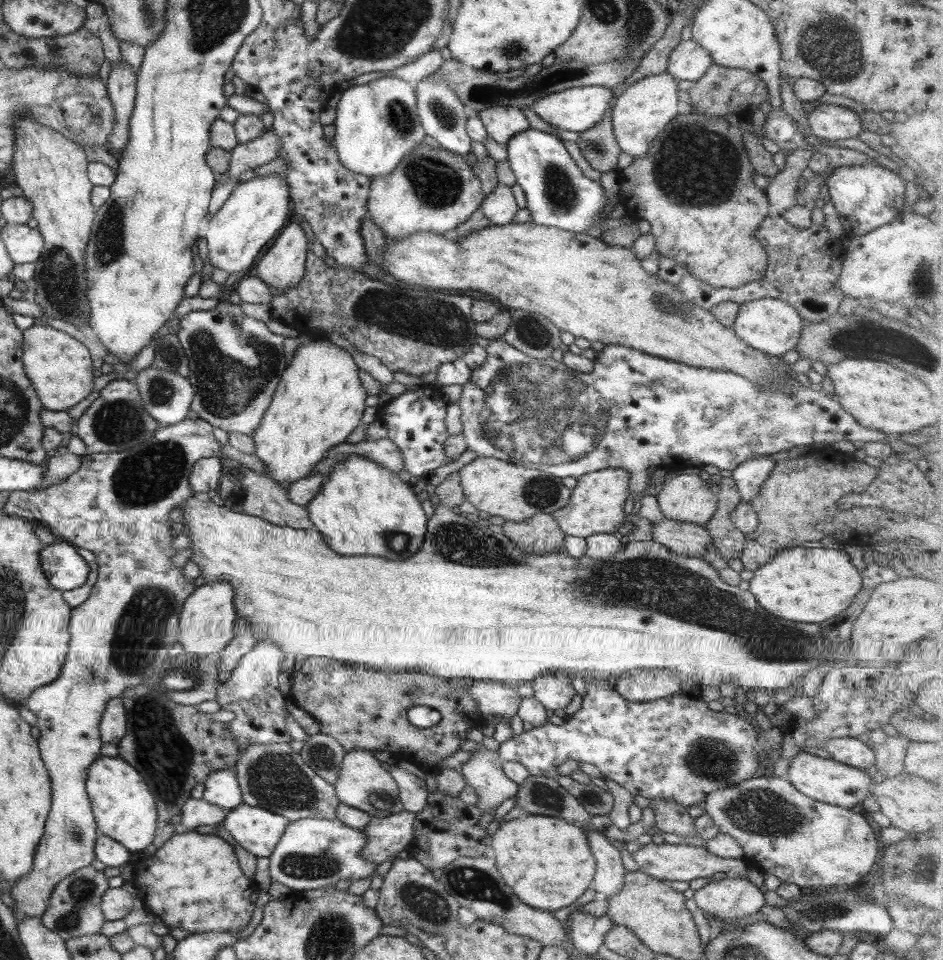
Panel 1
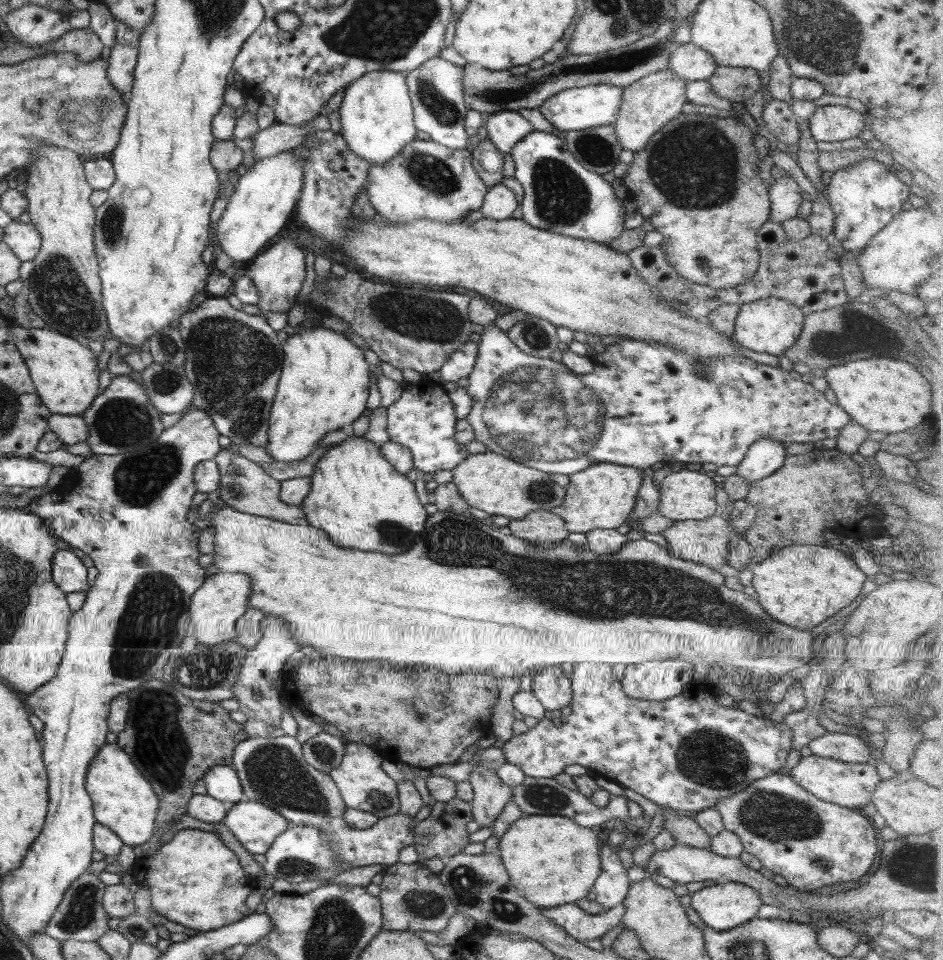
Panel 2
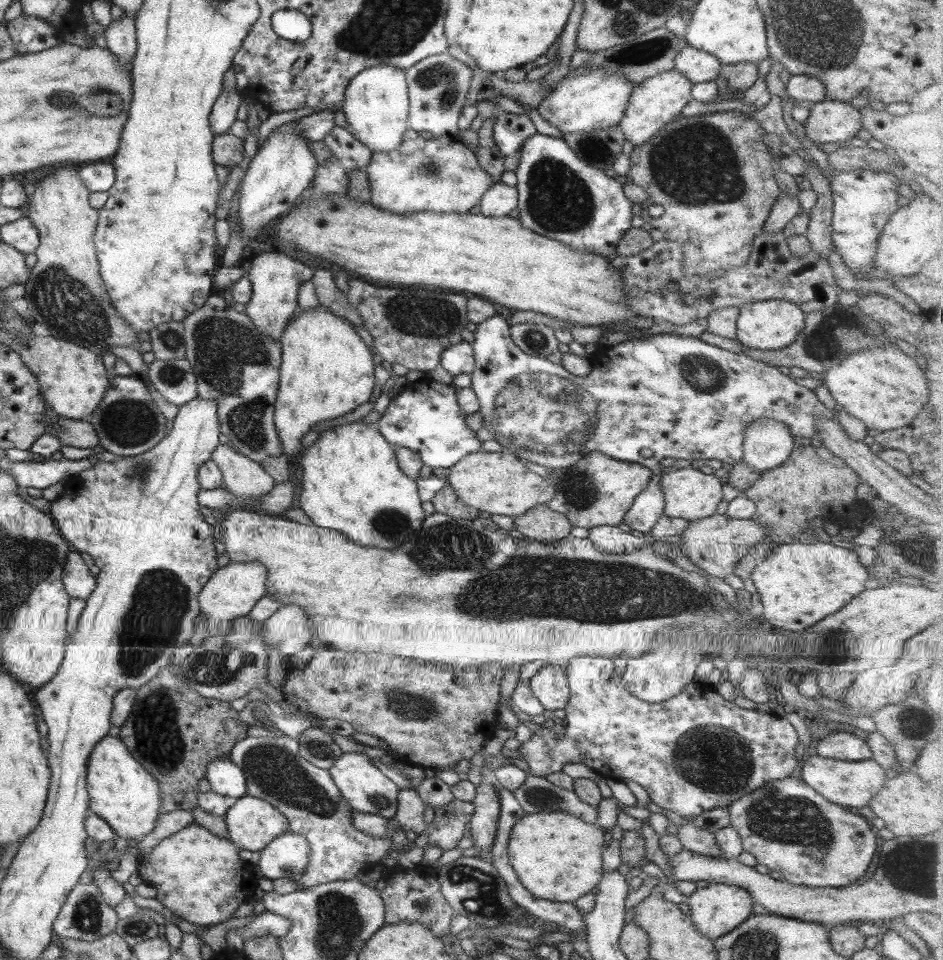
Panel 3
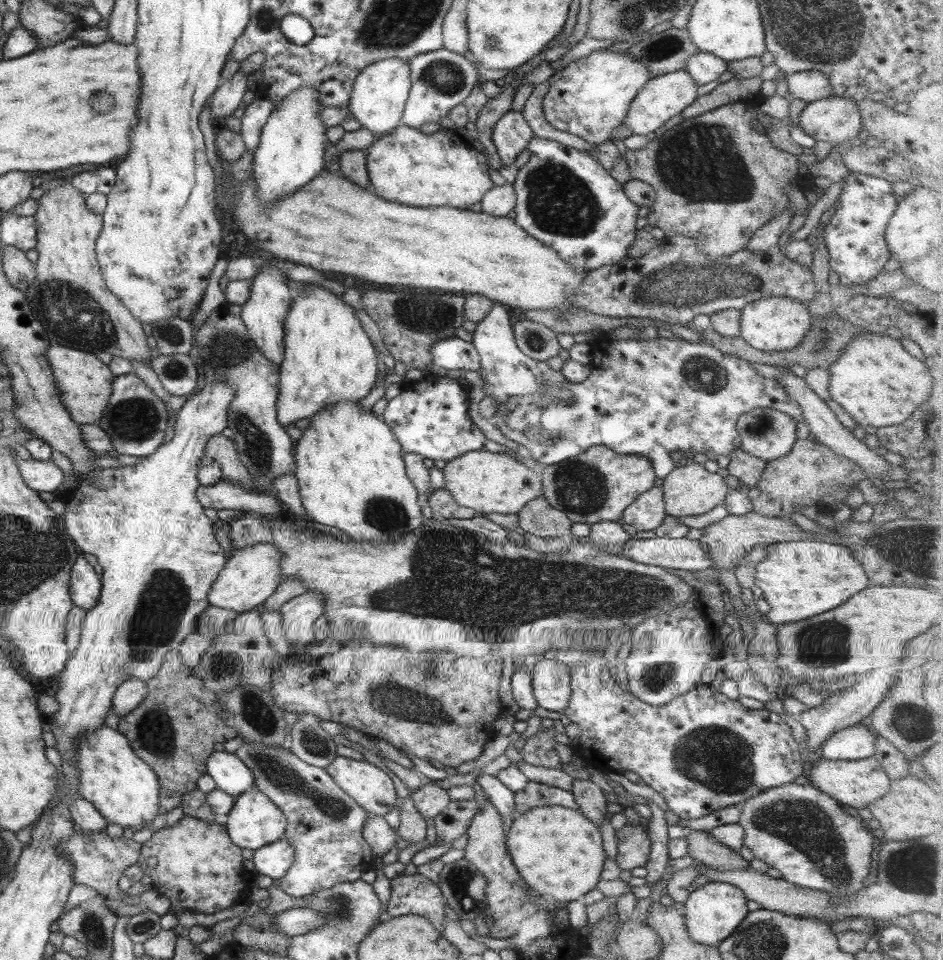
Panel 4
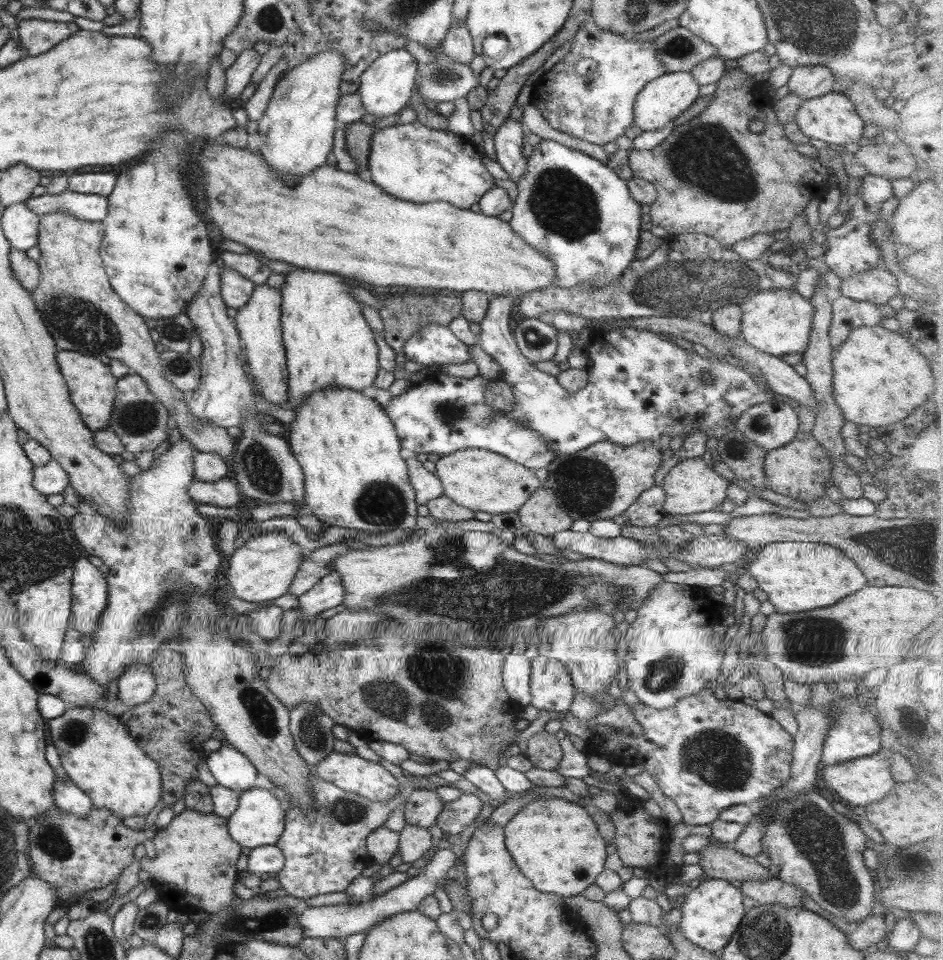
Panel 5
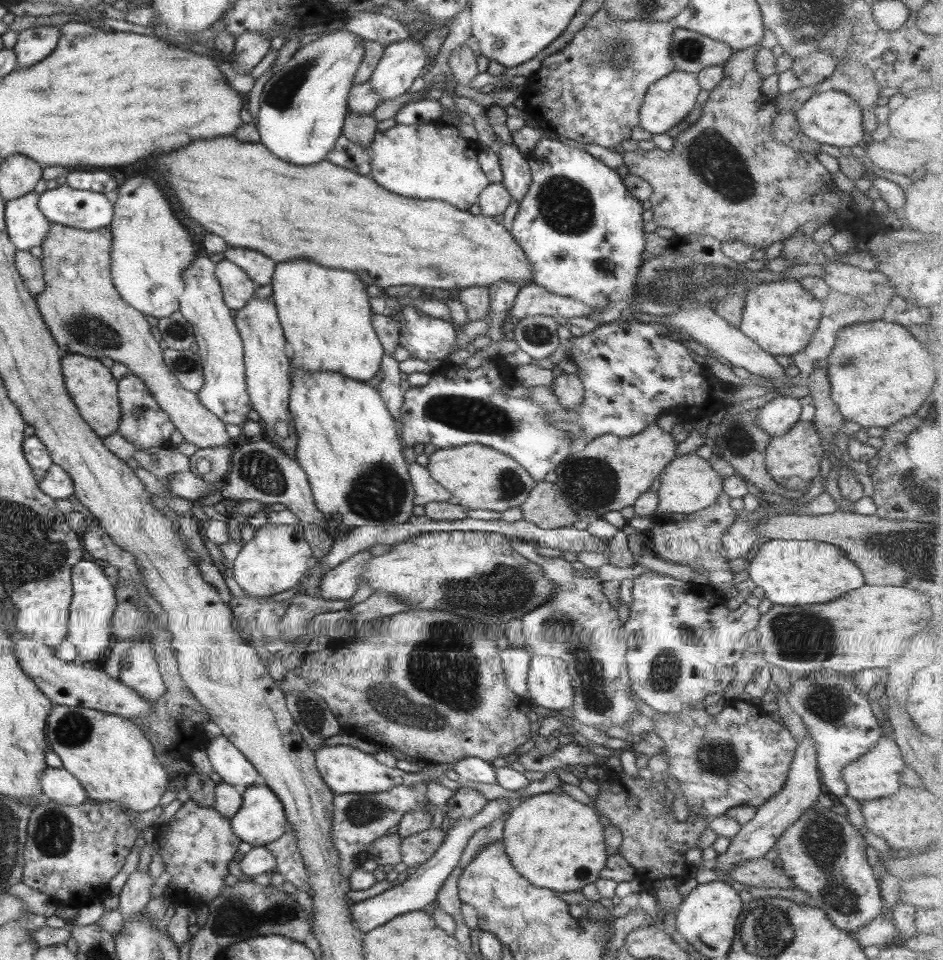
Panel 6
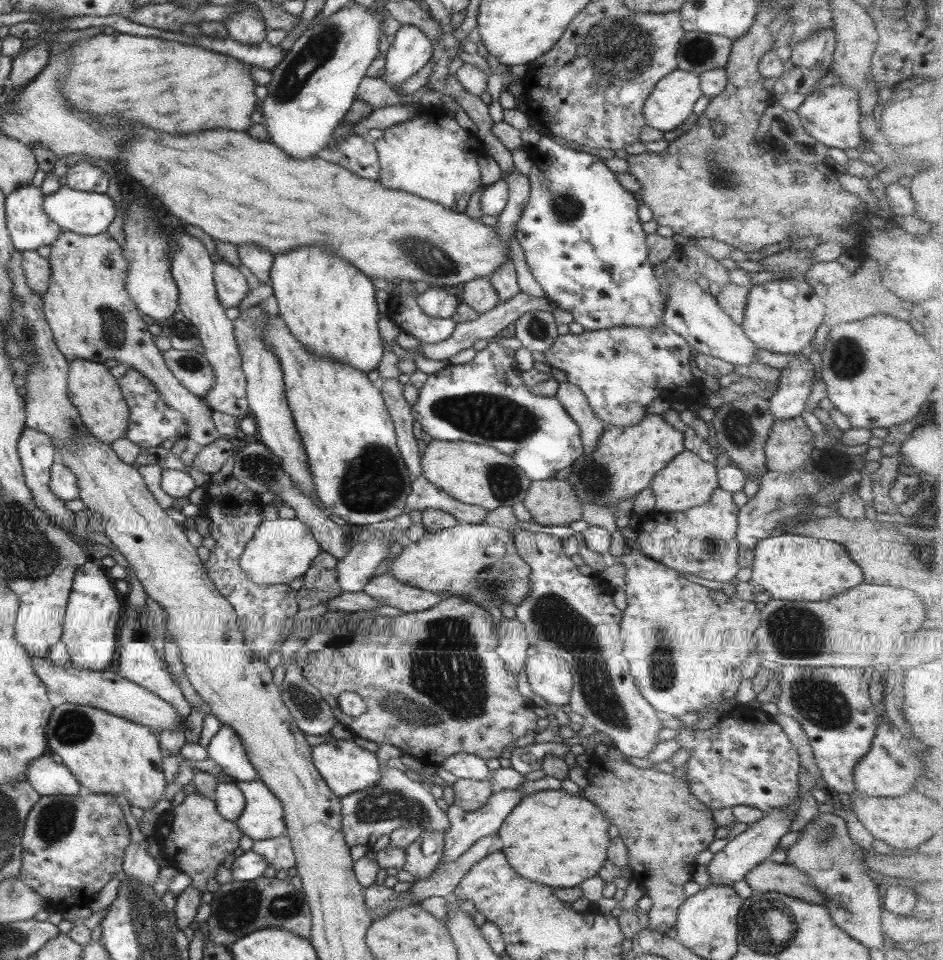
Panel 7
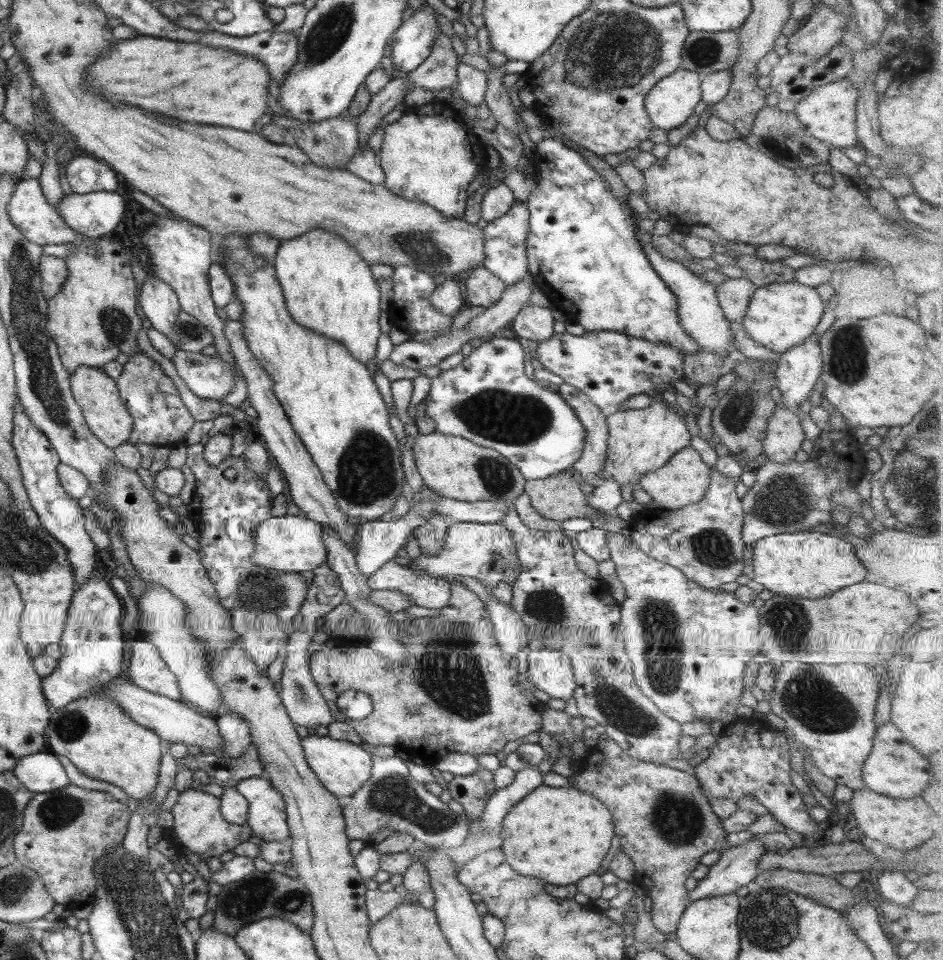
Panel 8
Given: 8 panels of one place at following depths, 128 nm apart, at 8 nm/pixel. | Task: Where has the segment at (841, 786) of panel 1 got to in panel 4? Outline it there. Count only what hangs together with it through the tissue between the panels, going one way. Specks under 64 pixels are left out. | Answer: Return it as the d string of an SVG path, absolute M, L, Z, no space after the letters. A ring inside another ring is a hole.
M875 758L853 760L853 761L829 761L820 759L810 767L806 767L809 772L810 784L817 790L827 794L836 800L842 807L850 812L859 808L865 808L869 803L881 798L889 791L891 779L885 775L881 766Z

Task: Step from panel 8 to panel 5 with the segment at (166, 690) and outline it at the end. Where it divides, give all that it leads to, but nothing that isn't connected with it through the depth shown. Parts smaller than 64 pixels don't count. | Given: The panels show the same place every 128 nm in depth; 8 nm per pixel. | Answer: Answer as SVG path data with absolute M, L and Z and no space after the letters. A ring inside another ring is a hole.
M130 665L117 680L117 702L134 707L153 697L155 682L149 665Z

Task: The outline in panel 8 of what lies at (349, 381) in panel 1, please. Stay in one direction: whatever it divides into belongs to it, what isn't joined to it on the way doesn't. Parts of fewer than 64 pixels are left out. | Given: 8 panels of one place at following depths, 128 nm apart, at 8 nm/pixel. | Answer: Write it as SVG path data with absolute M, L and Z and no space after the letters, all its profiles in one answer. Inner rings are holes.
M311 230L295 238L295 242L279 244L273 256L273 266L287 312L299 326L343 344L343 348L347 348L347 352L361 364L374 358L376 340L380 334L377 324L380 312L379 290L375 280L371 278L367 264L355 254L355 250L347 242L343 242L335 234Z

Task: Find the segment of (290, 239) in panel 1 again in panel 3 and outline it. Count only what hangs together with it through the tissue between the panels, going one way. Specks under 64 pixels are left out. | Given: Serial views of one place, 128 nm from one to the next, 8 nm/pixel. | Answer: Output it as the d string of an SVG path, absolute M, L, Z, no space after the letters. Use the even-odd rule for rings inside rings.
M279 250L277 252L265 252L265 254L253 258L246 276L251 286L251 296L244 304L243 313L251 319L251 323L263 335L273 339L275 343L280 342L282 332L299 308L297 290L303 285L303 282L312 278L312 272L311 268Z

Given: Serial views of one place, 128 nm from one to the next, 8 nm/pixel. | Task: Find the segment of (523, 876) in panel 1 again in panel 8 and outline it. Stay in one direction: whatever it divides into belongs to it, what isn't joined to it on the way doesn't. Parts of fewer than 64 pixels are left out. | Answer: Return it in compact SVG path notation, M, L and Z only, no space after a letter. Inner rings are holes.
M539 785L516 802L501 820L500 849L507 864L521 876L541 878L553 886L575 884L600 866L614 834L607 807L577 788Z

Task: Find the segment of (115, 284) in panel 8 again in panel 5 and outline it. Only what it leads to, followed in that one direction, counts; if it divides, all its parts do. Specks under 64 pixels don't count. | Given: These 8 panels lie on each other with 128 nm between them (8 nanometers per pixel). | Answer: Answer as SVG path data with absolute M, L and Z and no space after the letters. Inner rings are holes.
M62 212L45 214L39 218L37 247L40 255L37 262L41 276L38 287L30 294L55 346L85 356L107 356L121 361L129 367L130 372L138 374L145 381L148 391L168 410L168 415L173 411L179 433L191 443L193 450L213 452L229 464L236 439L229 437L221 426L189 417L186 404L189 394L179 392L169 380L165 380L160 354L155 351L155 344L149 337L149 329L142 317L127 308L110 288L98 253L103 223L76 220Z

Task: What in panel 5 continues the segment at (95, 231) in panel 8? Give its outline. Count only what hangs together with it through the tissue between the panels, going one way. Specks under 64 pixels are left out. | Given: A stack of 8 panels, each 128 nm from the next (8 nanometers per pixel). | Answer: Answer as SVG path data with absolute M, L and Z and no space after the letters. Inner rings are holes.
M66 190L57 195L44 193L40 197L31 197L26 201L26 208L37 216L62 212L73 216L76 220L100 223L103 223L105 219L106 205L105 197L78 194Z

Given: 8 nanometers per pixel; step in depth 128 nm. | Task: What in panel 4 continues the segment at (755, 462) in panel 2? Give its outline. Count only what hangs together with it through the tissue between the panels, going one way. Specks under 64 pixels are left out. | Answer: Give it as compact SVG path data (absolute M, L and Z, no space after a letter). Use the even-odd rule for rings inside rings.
M775 408L743 412L736 420L741 450L765 461L785 456L796 440L794 421Z

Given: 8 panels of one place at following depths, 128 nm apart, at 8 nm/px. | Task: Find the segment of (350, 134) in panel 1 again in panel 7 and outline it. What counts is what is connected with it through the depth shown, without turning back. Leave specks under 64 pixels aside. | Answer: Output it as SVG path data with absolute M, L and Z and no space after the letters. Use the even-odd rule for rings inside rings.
M401 24L385 54L381 80L393 88L430 61L430 40L416 27Z

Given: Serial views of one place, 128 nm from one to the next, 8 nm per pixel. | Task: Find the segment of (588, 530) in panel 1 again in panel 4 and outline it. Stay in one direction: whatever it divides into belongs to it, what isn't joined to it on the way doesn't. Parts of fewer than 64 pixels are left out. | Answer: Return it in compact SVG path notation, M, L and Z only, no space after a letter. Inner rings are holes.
M595 445L587 448L559 464L545 466L541 474L543 498L555 510L559 510L572 522L595 524L601 521L616 521L641 493L653 488L655 480L651 462L639 454L617 454L607 446Z

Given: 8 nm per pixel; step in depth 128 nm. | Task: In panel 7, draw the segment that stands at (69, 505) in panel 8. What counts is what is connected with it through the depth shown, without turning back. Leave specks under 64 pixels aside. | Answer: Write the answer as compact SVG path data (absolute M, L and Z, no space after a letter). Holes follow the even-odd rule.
M24 427L22 434L18 438L17 449L18 456L21 458L22 471L25 473L25 481L34 495L35 504L51 517L51 522L55 523L55 527L59 527L59 530L63 530L66 534L71 535L71 540L75 540L77 544L81 544L82 546L84 539L77 538L73 534L73 512L67 509L63 500L55 498L51 492L51 488L49 488L51 465L57 458L56 446L53 444L51 438L46 433Z

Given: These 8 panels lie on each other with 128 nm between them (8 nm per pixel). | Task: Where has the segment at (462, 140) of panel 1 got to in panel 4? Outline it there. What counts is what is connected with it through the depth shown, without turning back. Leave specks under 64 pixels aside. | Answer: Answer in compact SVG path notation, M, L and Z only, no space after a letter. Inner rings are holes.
M443 48L425 54L417 54L408 59L411 82L409 94L404 104L399 125L409 128L419 128L427 122L439 122L447 116L450 108L461 104L475 84L476 69L460 54L455 54Z

